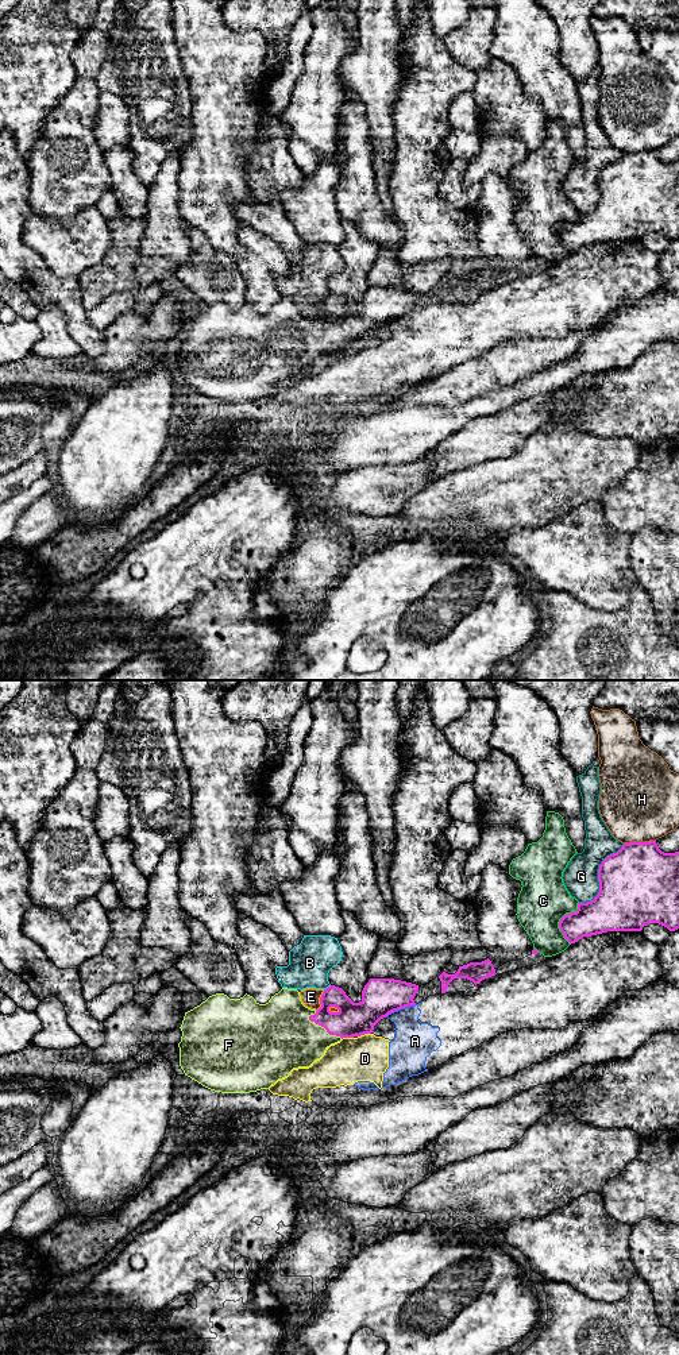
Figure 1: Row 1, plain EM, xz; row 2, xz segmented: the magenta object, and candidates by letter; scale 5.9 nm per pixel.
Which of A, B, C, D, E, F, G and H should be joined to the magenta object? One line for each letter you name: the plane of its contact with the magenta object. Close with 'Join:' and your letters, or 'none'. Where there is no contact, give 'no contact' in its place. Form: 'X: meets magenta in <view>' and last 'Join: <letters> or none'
F: meets magenta in xz
Join: F

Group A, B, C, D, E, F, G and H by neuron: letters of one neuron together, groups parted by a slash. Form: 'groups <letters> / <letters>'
groups A D / B E / C / F / G / H

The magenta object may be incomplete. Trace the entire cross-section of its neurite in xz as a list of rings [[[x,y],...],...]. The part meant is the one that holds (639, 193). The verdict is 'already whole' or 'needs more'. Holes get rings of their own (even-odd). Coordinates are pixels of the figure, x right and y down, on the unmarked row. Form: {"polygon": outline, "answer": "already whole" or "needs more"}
{"polygon": [[[656,150],[629,151],[610,165],[607,165],[598,178],[599,201],[587,212],[578,212],[578,219],[566,223],[559,238],[571,252],[583,246],[591,246],[607,240],[641,240],[648,232],[659,232],[670,240],[679,238],[679,161],[664,162]]], "answer": "already whole"}

